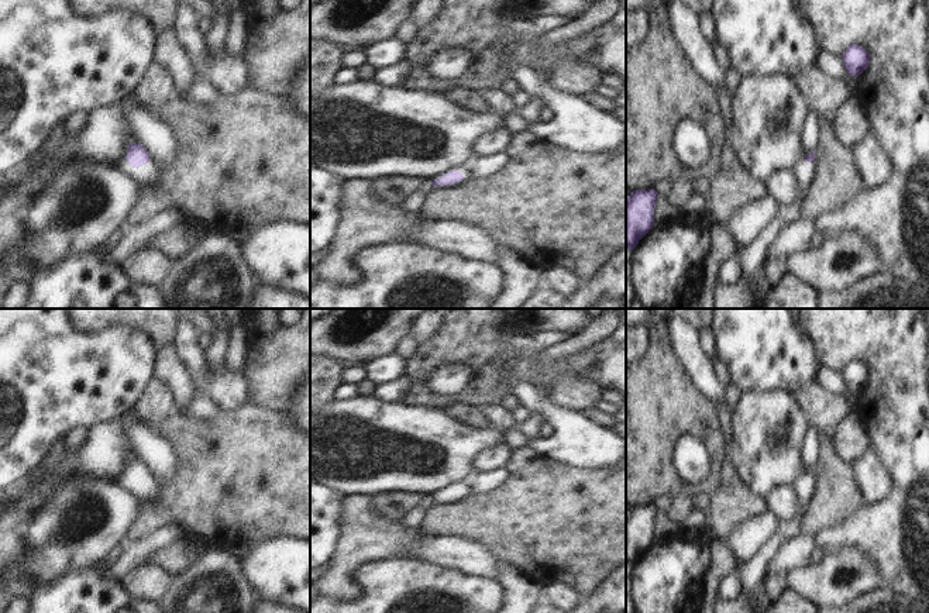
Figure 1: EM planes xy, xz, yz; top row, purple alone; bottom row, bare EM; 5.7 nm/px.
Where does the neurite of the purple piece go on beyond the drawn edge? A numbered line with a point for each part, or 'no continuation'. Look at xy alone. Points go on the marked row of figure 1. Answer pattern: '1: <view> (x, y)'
1: xy (148, 174)

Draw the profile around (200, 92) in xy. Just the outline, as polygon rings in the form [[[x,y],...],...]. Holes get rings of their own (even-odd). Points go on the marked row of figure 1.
[[[196,78],[187,87],[186,101],[204,106],[214,101],[220,96],[217,87],[203,78]]]

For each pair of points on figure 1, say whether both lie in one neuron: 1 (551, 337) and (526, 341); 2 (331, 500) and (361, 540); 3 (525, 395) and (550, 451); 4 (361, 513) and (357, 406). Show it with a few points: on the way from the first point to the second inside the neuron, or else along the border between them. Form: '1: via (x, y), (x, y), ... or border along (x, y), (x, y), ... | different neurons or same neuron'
1: via (546, 338), (532, 340) | same neuron
2: border along (344, 496), (340, 505), (339, 537), (334, 543) | different neurons
3: via (540, 403), (558, 422), (558, 436) | same neuron
4: border along (344, 495), (365, 493), (372, 498) | different neurons

